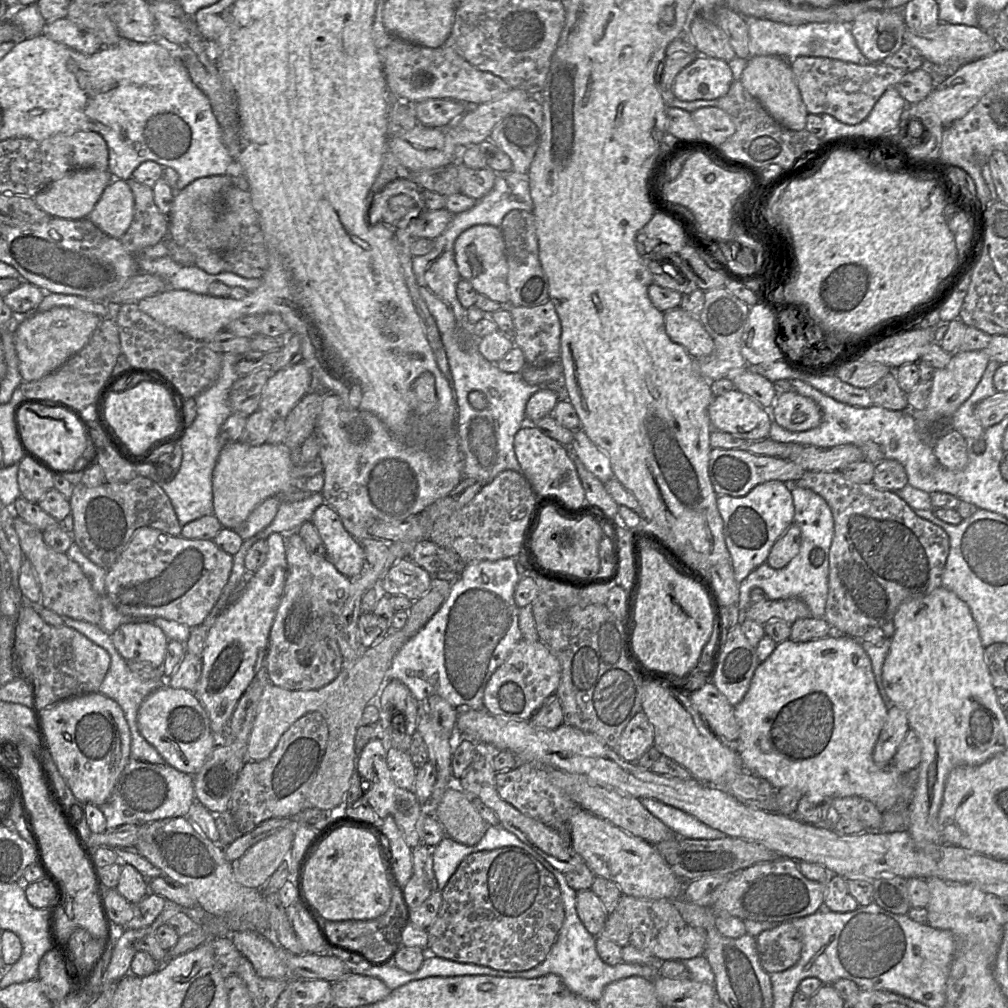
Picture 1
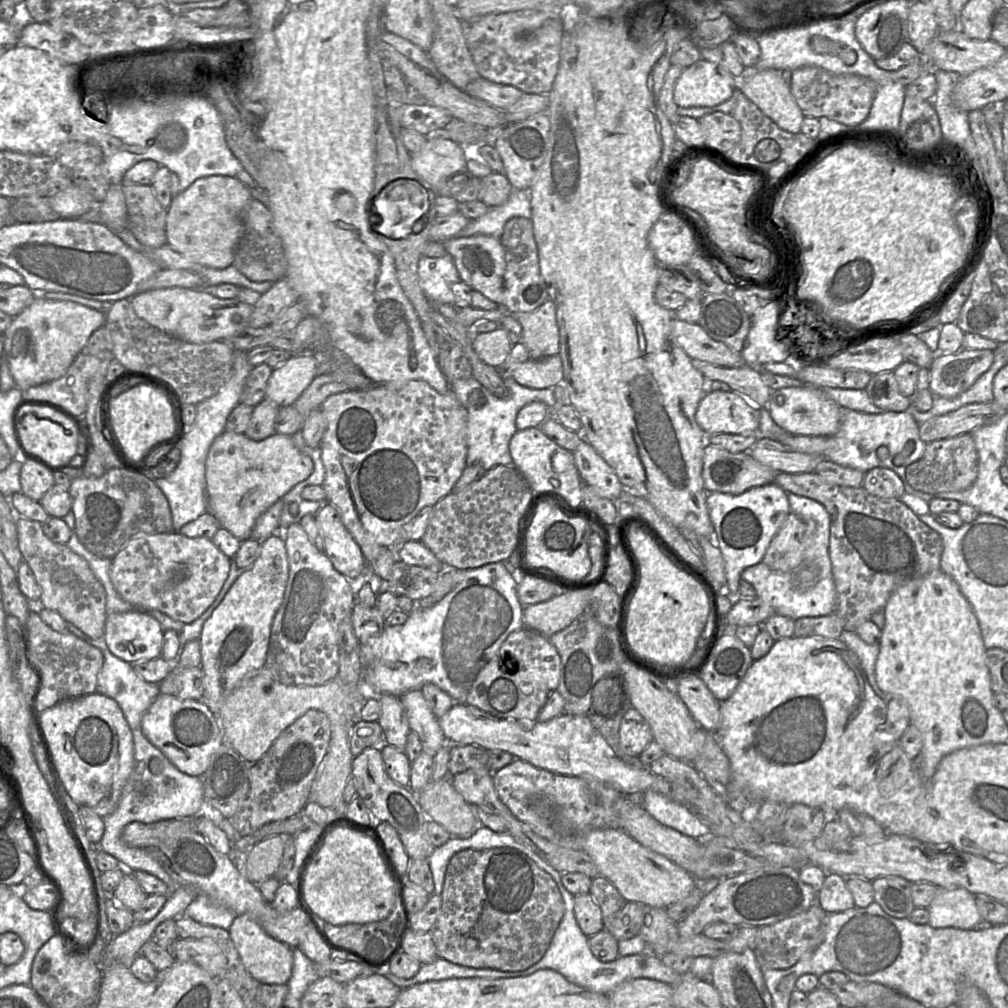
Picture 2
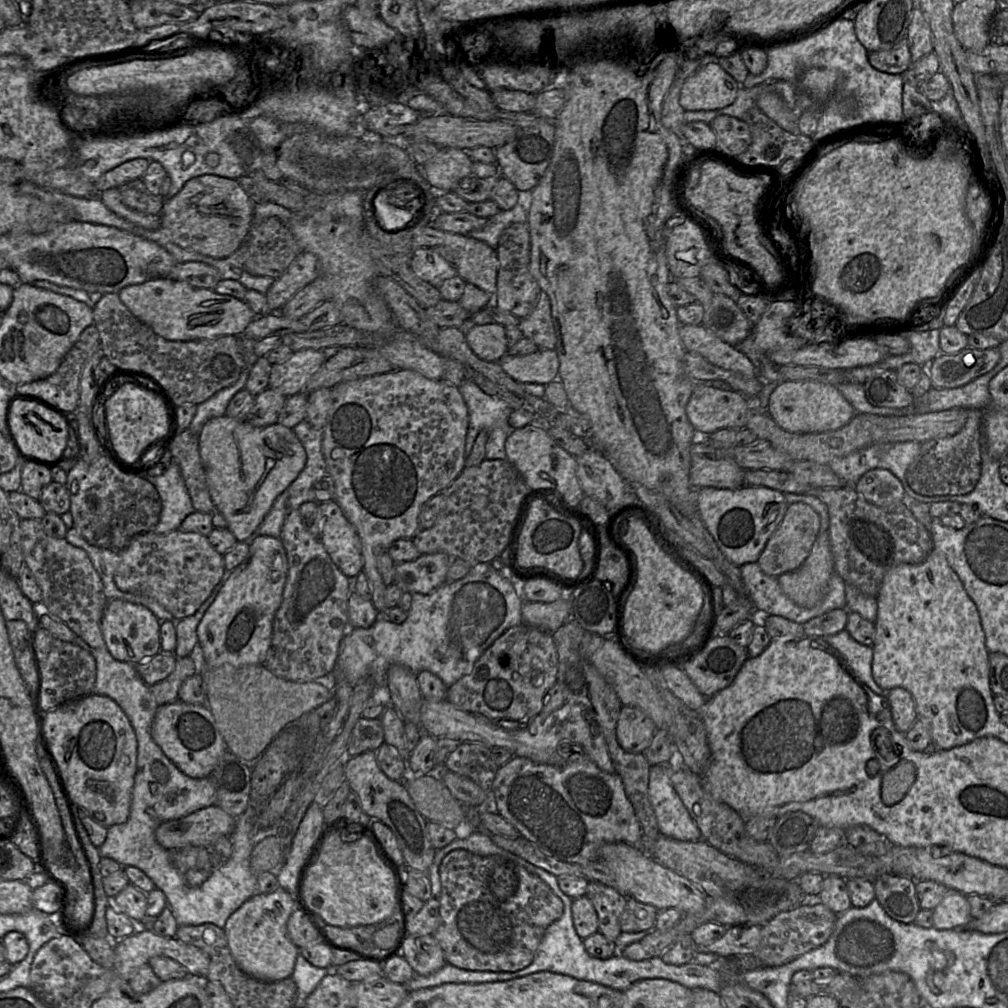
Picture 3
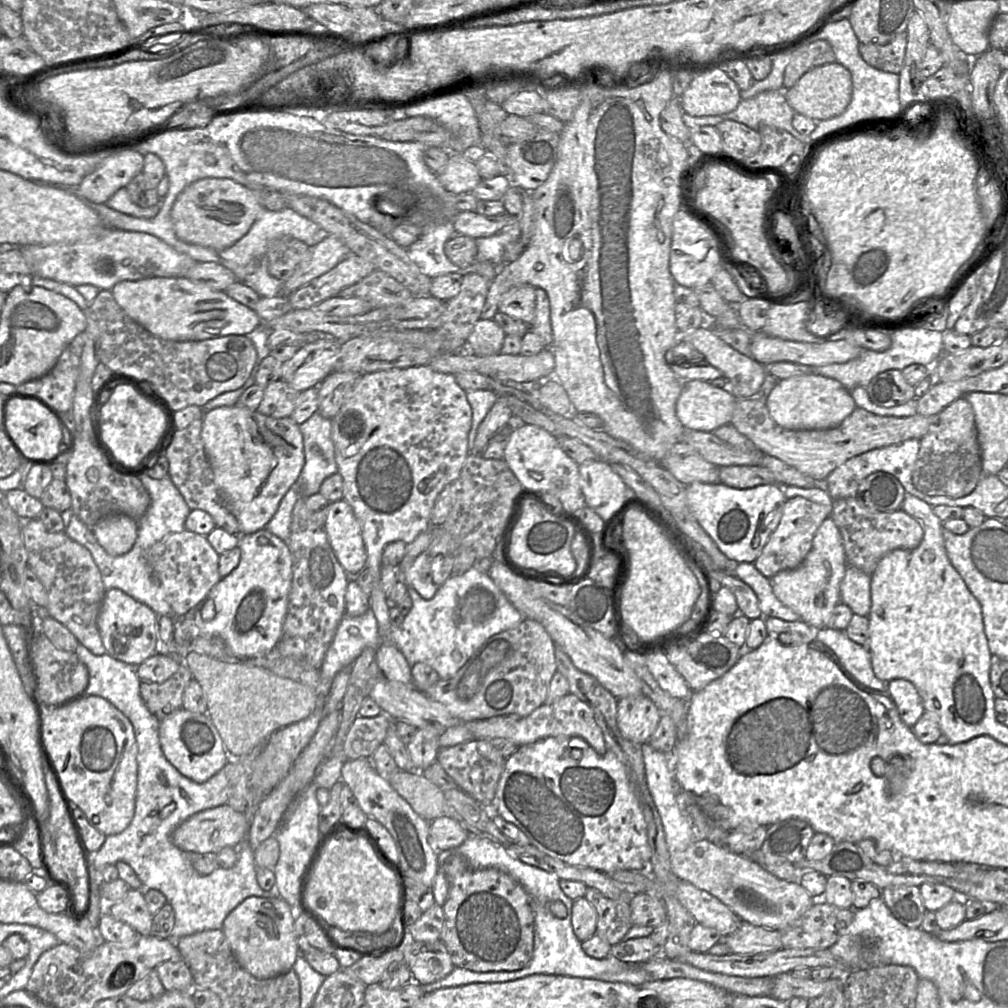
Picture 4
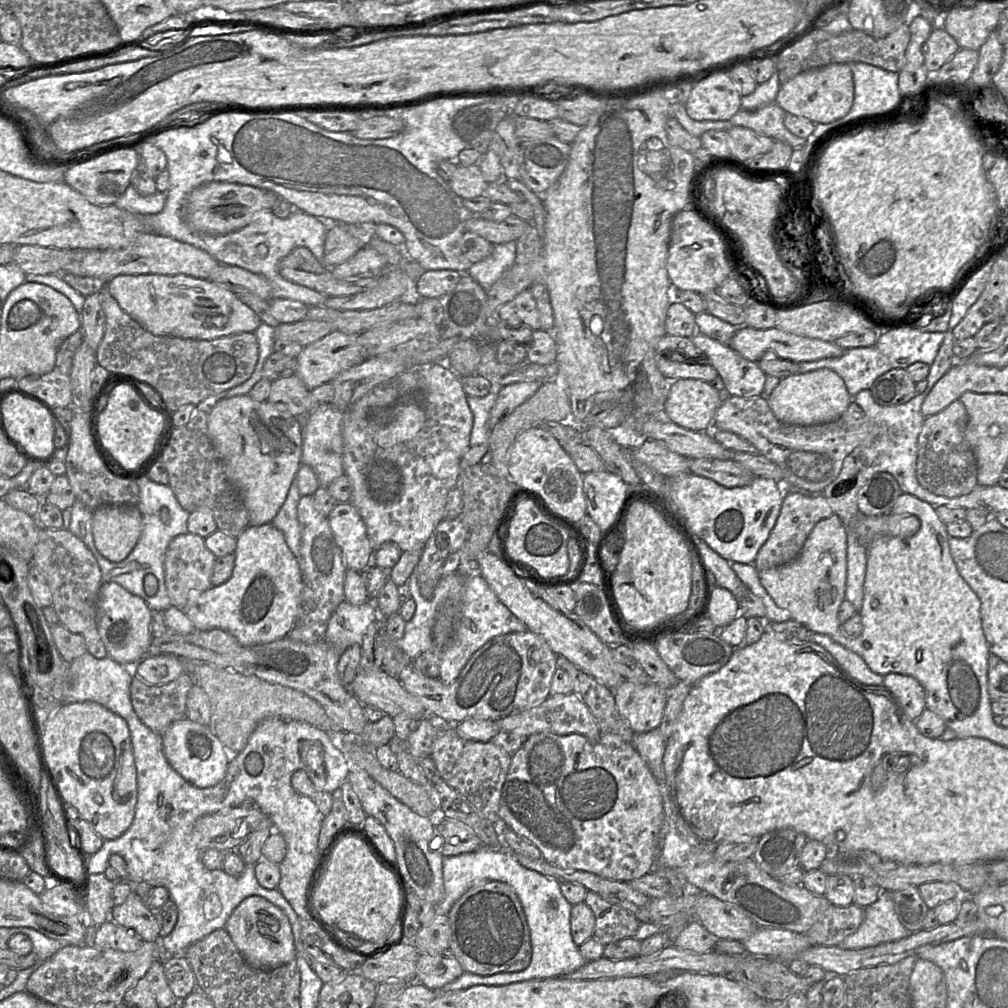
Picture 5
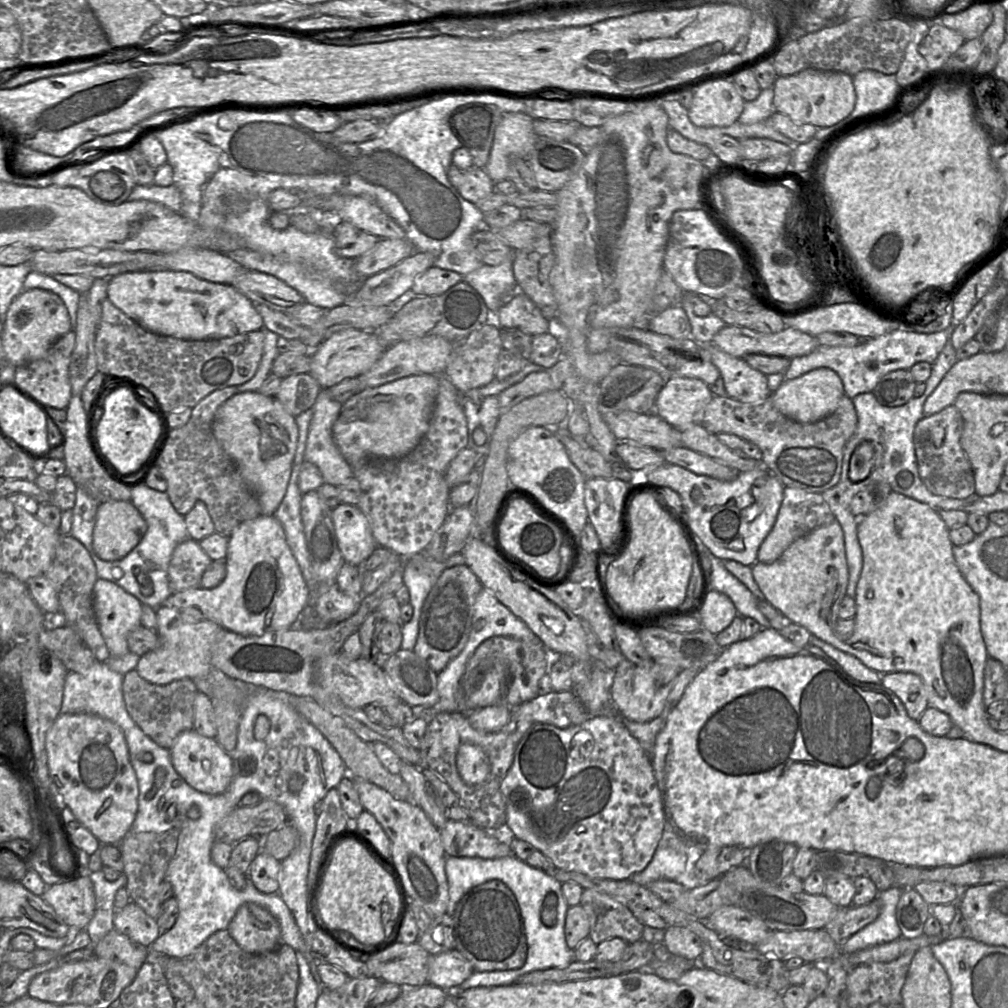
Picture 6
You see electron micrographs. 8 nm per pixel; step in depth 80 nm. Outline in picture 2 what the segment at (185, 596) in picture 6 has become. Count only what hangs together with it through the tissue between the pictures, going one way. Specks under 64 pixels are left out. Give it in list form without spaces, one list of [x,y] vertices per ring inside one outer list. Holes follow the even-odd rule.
[[[273,534],[261,542],[261,551],[253,565],[243,570],[221,603],[205,621],[199,637],[201,645],[201,667],[203,670],[202,701],[217,717],[225,698],[235,689],[241,679],[255,669],[263,668],[269,648],[274,616],[280,608],[289,576],[289,563],[284,540]]]

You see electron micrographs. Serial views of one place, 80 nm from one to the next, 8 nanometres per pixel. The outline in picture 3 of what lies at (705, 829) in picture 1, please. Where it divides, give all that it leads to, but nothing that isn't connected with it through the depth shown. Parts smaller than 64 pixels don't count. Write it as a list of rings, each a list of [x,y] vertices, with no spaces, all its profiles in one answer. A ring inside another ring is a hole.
[[[667,765],[650,766],[648,793],[662,835],[688,842],[702,839],[701,831],[671,783]]]

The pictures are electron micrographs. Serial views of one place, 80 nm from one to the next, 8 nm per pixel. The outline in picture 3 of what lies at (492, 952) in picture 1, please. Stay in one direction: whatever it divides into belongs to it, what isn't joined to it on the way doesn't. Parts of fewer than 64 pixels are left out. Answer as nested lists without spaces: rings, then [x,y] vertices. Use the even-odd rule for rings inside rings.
[[[454,850],[443,858],[439,873],[440,922],[432,935],[439,942],[446,963],[461,969],[516,972],[526,968],[533,962],[548,926],[564,912],[562,900],[540,877],[505,856],[479,856],[467,850]]]

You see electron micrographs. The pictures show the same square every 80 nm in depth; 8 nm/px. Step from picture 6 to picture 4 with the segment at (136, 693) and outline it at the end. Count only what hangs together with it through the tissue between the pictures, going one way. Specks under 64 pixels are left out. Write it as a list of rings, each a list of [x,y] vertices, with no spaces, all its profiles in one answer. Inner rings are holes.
[[[180,662],[178,671],[163,683],[141,681],[141,698],[148,710],[161,721],[182,708],[183,693],[191,679],[190,669]]]

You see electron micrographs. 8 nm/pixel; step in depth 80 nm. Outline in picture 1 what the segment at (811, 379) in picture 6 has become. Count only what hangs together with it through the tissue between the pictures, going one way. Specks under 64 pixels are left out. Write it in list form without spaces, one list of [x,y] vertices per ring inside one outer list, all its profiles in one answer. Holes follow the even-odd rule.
[[[796,392],[778,393],[769,411],[771,422],[776,421],[781,427],[793,432],[815,428],[822,420],[818,404]]]

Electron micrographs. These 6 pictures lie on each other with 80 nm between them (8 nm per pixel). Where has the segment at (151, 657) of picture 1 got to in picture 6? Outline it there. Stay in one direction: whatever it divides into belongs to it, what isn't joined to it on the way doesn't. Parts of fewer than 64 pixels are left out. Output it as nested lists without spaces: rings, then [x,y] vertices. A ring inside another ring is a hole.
[[[98,577],[93,587],[93,608],[111,656],[128,654],[128,634],[141,625],[140,600],[116,583]]]

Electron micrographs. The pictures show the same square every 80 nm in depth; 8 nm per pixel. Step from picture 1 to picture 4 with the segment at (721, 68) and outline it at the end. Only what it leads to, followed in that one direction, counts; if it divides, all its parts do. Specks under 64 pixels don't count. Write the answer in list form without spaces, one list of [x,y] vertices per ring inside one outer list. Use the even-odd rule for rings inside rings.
[[[713,65],[694,75],[680,96],[684,113],[693,117],[718,116],[736,109],[741,100],[740,90],[721,67]]]

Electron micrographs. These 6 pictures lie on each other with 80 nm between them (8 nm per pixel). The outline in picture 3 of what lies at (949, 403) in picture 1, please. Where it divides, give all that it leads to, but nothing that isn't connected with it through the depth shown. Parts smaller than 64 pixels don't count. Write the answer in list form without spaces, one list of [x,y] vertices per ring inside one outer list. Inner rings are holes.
[[[966,347],[956,354],[940,353],[926,368],[933,388],[950,389],[963,386],[988,373],[999,360],[998,347],[988,349]]]

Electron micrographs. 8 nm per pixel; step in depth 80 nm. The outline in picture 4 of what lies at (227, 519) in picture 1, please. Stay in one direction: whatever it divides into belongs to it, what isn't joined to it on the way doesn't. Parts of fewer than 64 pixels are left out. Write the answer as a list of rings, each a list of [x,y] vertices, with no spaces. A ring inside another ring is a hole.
[[[240,406],[205,412],[201,438],[224,506],[237,518],[240,534],[265,528],[305,463],[303,437],[291,417],[275,419]]]

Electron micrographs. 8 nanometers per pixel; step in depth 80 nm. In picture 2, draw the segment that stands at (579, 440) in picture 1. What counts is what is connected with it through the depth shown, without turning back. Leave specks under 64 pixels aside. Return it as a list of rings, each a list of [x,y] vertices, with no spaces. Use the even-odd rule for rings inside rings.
[[[583,440],[572,455],[583,483],[591,486],[601,497],[618,501],[624,488],[613,469],[595,449]]]

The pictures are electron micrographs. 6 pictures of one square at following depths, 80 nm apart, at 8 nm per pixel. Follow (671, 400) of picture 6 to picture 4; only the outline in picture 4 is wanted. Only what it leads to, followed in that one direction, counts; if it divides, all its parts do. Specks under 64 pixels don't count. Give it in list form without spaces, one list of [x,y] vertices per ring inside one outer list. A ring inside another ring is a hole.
[[[702,380],[683,381],[676,415],[685,430],[713,432],[730,424],[737,398]]]

